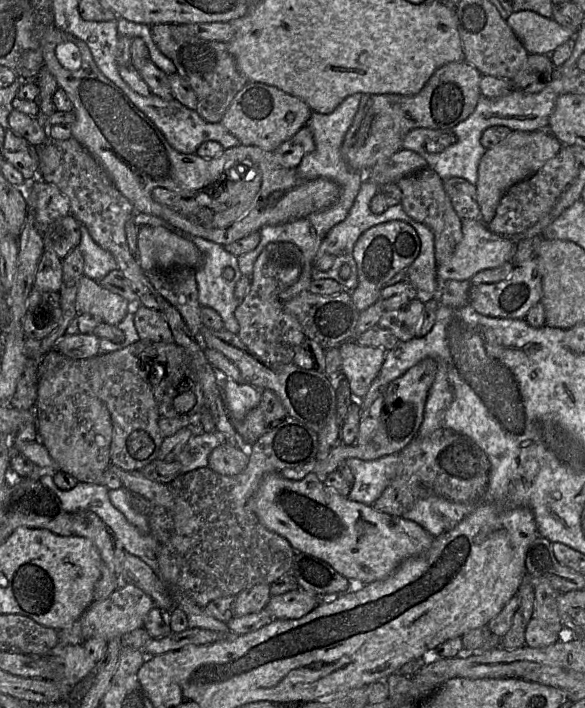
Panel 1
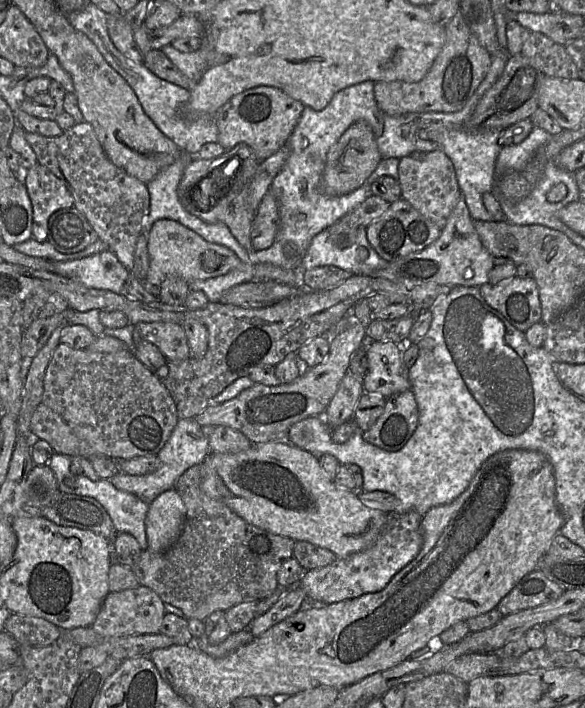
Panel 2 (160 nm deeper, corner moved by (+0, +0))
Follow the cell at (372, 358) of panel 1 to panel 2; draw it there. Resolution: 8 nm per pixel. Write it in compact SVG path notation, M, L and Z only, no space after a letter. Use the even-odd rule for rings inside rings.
M375 341L368 348L367 359L368 368L362 380L364 392L381 394L387 398L411 390L409 368L403 361L403 345L392 341Z

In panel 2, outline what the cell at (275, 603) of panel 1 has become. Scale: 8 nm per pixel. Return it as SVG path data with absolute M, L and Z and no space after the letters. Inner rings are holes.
M415 511L388 513L385 525L371 546L345 558L337 558L323 568L306 571L298 585L309 599L327 605L381 591L419 553L423 543L420 532L422 517Z

